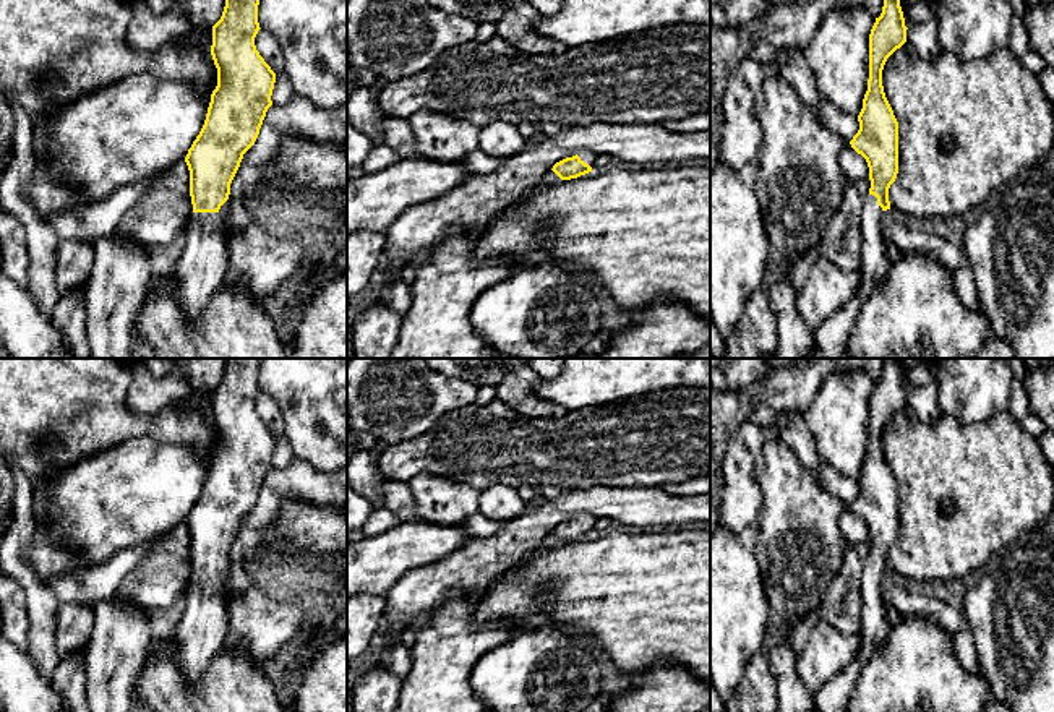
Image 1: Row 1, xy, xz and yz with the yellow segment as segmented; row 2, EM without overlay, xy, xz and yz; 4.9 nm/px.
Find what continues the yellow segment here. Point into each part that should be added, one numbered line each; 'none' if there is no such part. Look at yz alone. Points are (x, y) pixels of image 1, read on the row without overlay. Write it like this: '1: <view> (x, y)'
1: yz (874, 631)

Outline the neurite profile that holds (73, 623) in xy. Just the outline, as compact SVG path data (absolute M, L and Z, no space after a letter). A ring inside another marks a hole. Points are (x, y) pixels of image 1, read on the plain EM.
M60 603L55 615L55 649L58 655L73 650L84 650L94 624L91 607L76 603Z

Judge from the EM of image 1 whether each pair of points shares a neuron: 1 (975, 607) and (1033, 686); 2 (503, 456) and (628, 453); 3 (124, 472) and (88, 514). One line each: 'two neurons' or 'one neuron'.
1: one neuron
2: one neuron
3: one neuron

